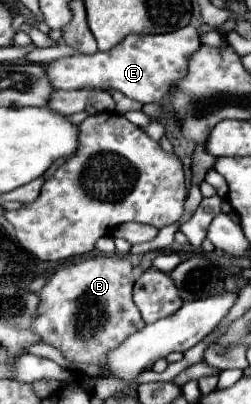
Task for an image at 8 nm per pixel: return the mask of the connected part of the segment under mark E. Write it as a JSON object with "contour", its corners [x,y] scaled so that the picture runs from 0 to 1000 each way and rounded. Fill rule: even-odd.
{"contour":[[[745,62],[713,77],[633,82],[633,87],[506,87],[474,111],[434,126],[386,126],[378,136],[291,136],[179,156],[187,186],[219,220],[402,220],[402,225],[482,225],[514,245],[554,255],[649,250],[697,200],[745,186],[745,151],[801,116],[793,82]]]}

